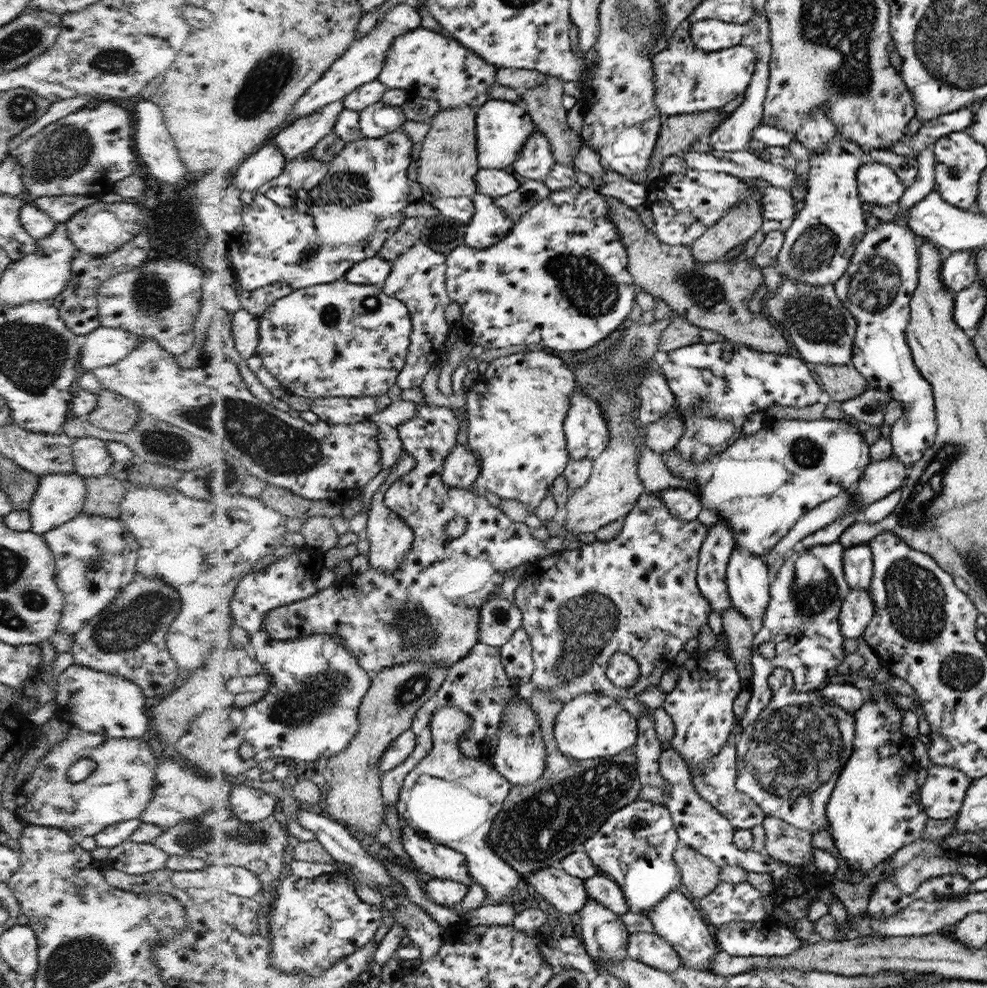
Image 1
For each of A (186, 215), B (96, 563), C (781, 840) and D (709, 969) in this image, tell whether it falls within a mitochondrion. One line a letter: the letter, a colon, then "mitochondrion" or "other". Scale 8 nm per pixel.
A: other
B: mitochondrion
C: other
D: other

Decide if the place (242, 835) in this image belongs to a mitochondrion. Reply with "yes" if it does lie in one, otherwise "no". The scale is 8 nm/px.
yes

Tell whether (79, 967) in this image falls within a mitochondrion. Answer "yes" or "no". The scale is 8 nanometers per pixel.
yes

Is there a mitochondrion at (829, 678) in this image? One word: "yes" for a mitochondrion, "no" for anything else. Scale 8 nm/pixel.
no

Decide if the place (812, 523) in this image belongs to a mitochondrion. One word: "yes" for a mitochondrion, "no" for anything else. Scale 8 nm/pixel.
no

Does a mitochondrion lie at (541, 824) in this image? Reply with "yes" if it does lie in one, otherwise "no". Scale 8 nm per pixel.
yes

